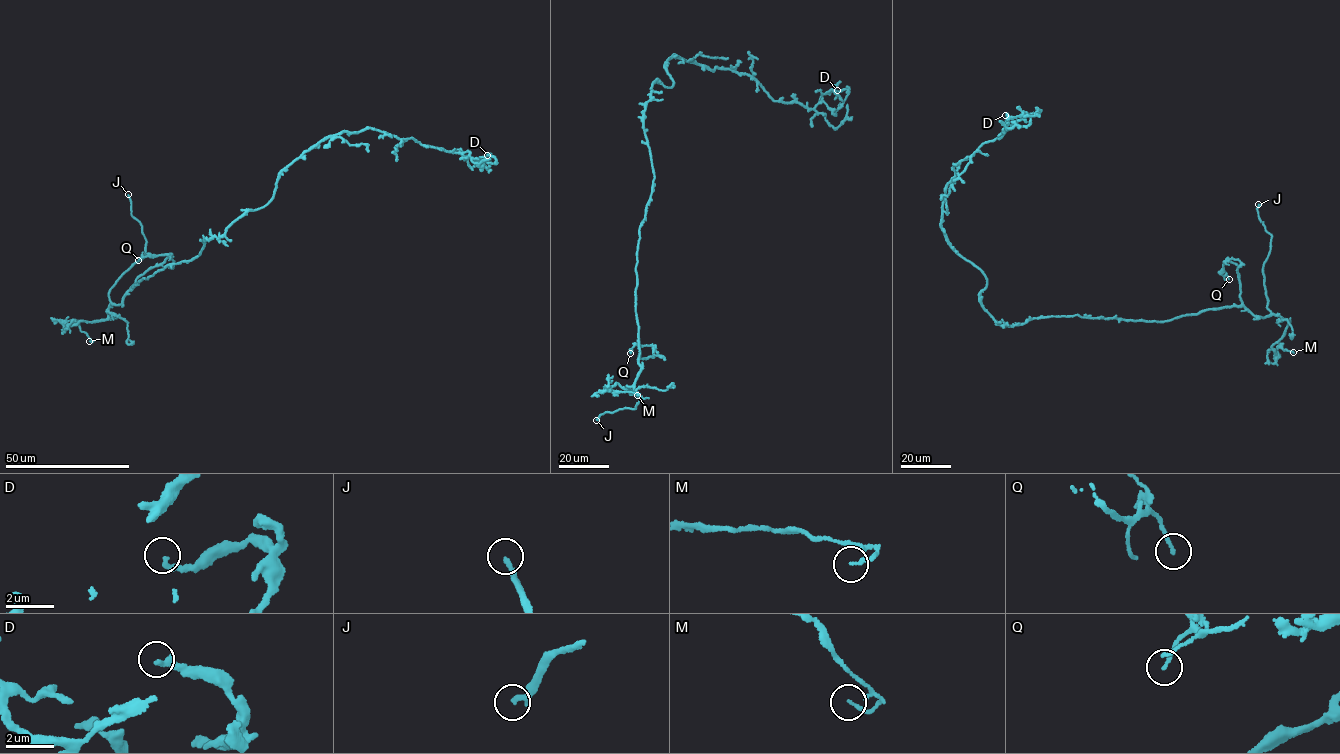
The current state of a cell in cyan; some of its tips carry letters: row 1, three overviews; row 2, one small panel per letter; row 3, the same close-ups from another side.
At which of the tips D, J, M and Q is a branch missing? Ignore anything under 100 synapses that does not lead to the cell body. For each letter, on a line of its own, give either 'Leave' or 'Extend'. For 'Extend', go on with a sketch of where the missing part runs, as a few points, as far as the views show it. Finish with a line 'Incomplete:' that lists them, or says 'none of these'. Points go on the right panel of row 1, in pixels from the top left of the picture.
D: Leave
J: Extend. Course of what is missing: (1258, 204), (1267, 194), (1266, 190)
M: Leave
Q: Leave
Incomplete: J

